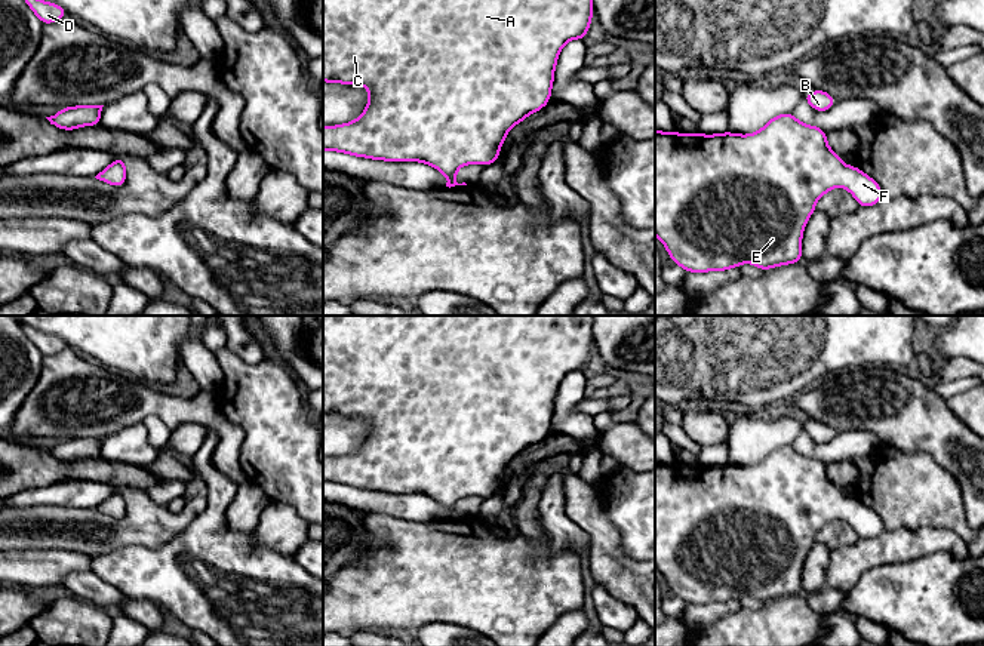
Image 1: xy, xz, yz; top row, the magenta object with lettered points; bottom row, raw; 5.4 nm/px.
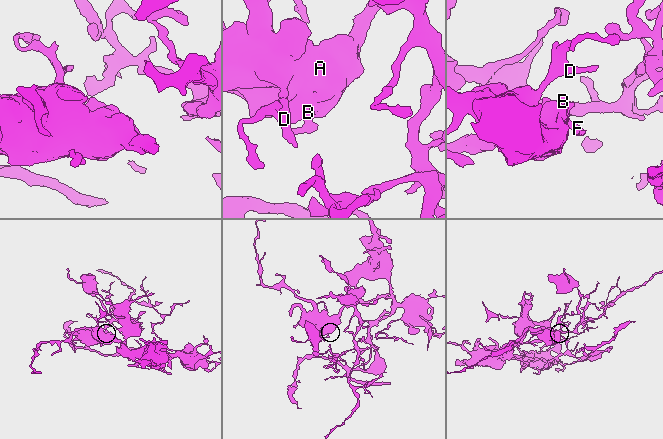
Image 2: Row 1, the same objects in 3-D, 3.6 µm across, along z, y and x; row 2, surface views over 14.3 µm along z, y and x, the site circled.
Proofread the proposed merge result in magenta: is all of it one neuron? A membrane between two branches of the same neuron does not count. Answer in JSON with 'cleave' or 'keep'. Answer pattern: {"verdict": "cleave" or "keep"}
{"verdict": "keep"}

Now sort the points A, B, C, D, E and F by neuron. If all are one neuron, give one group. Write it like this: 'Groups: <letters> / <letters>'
Groups: A B C D E F

